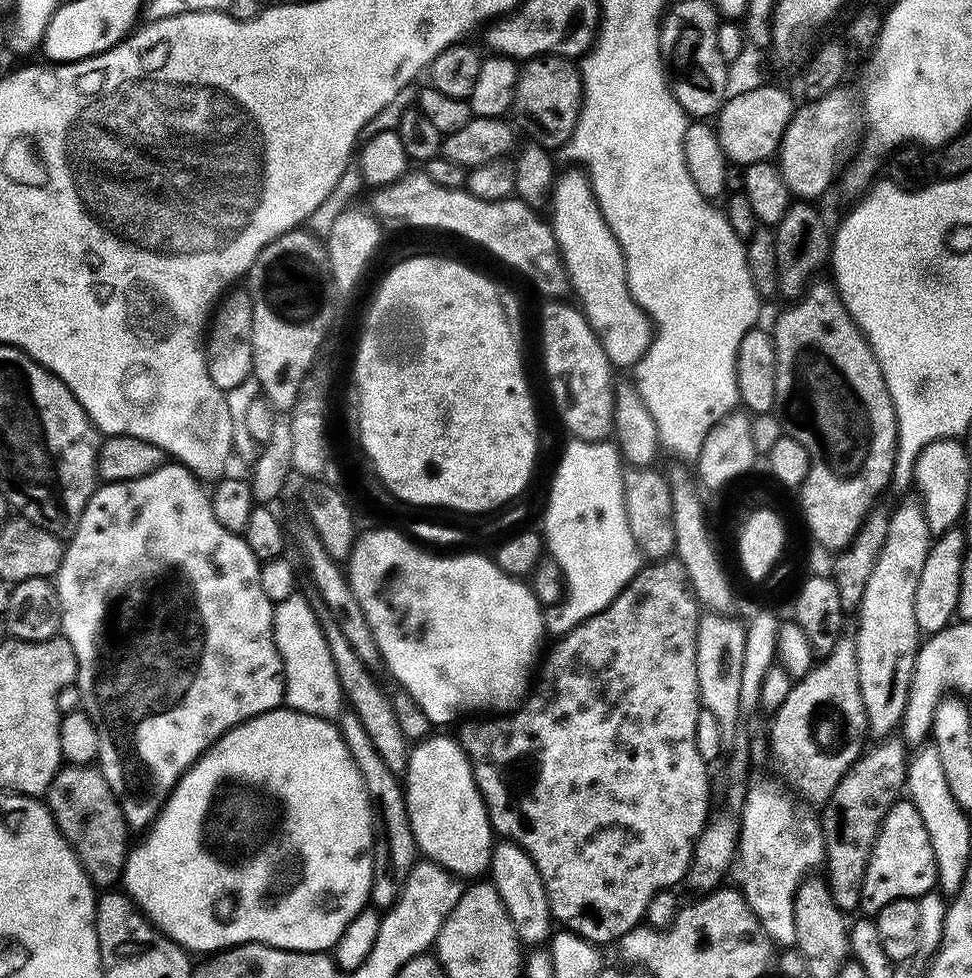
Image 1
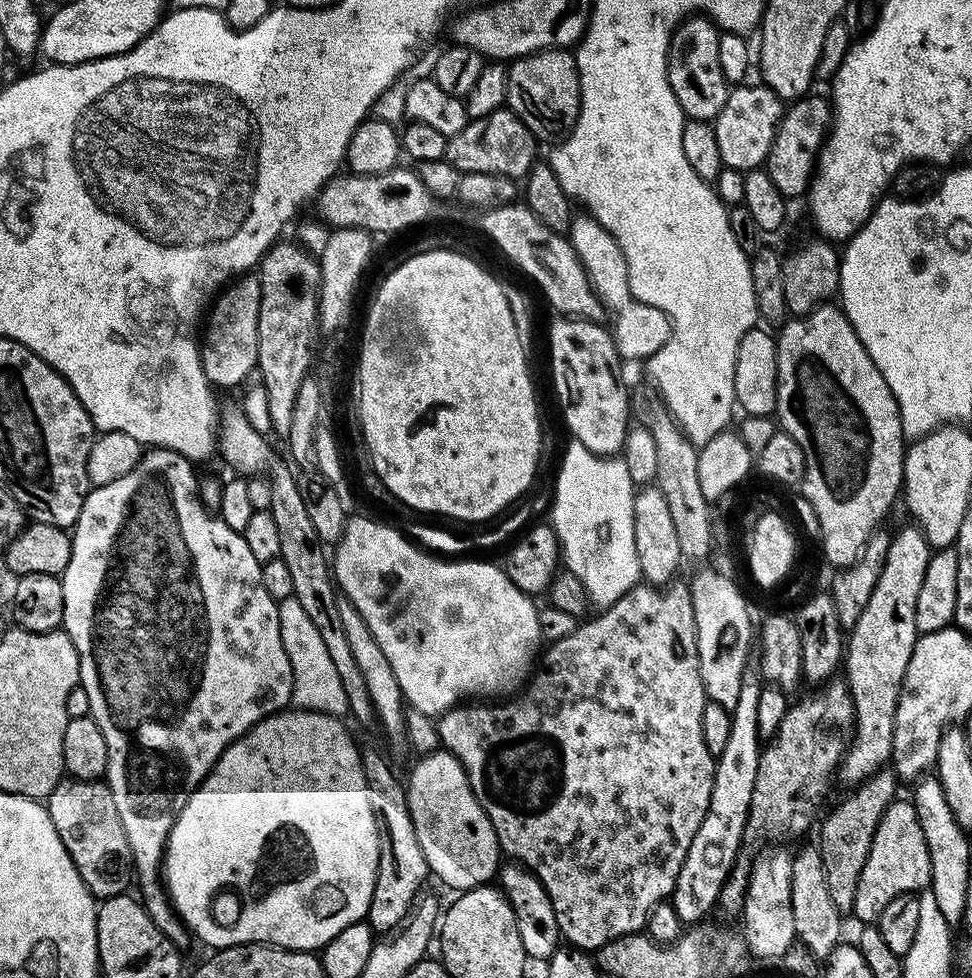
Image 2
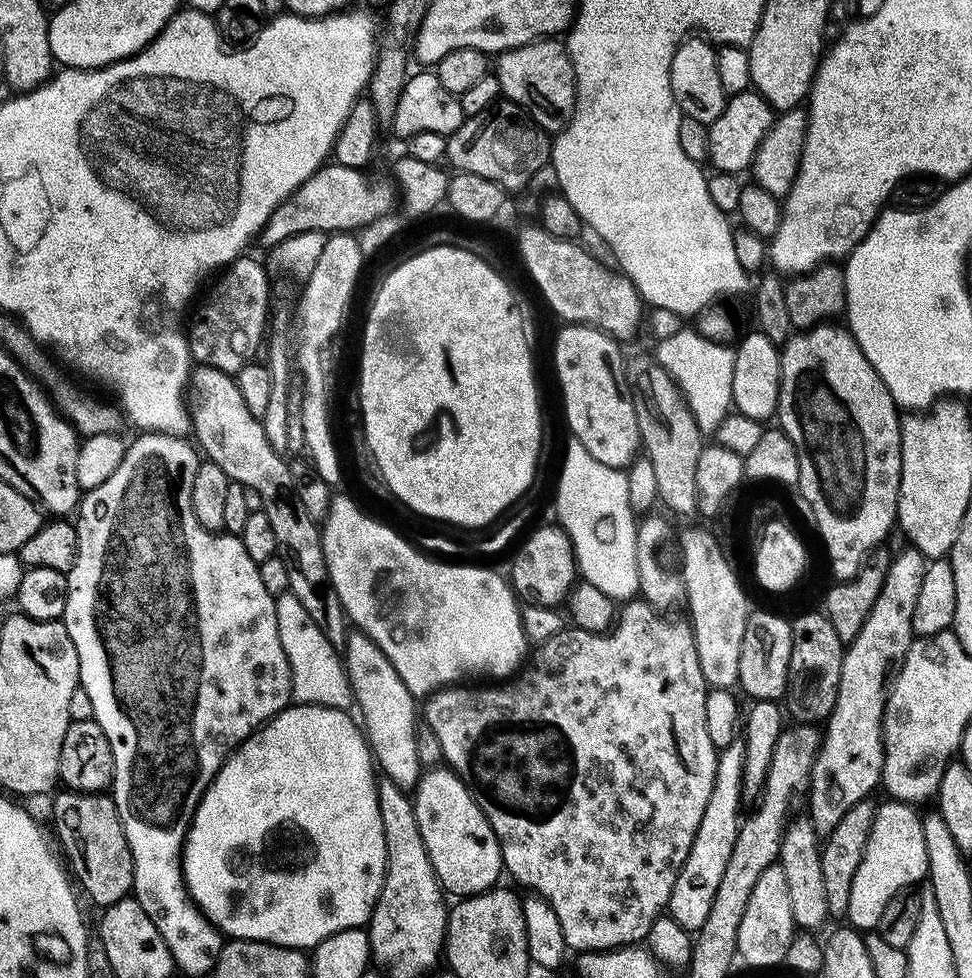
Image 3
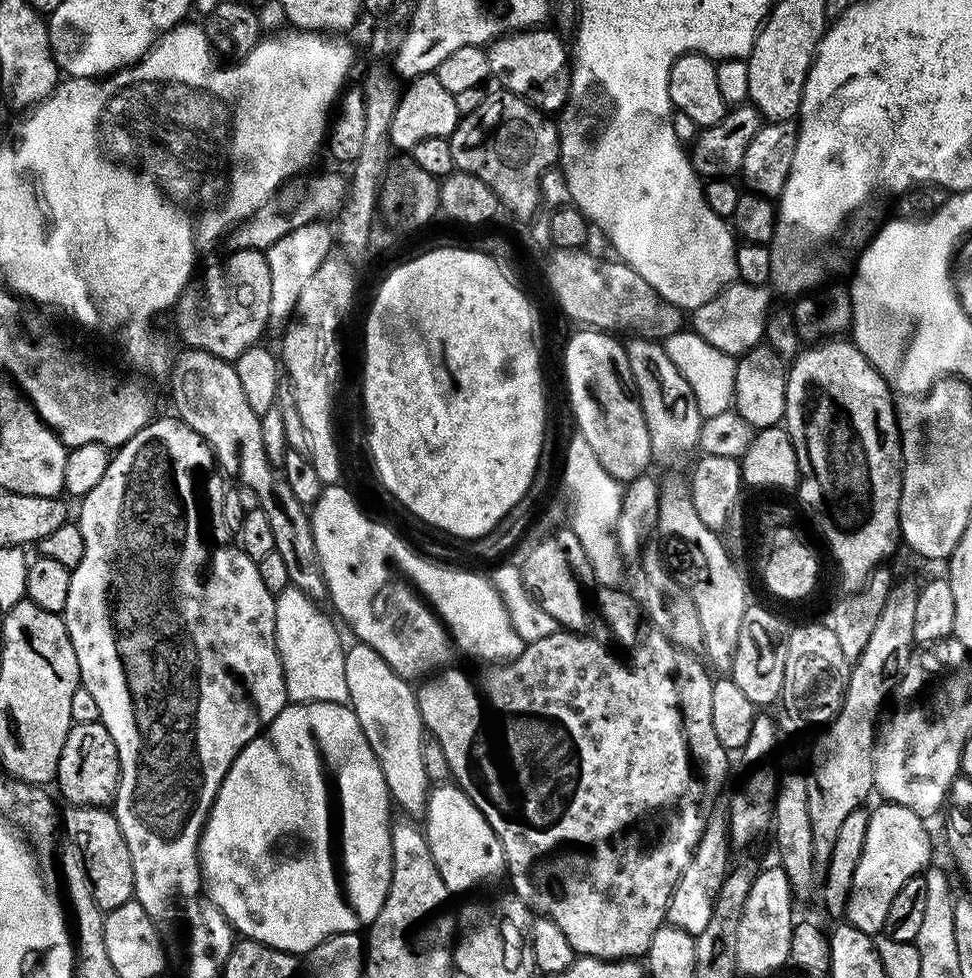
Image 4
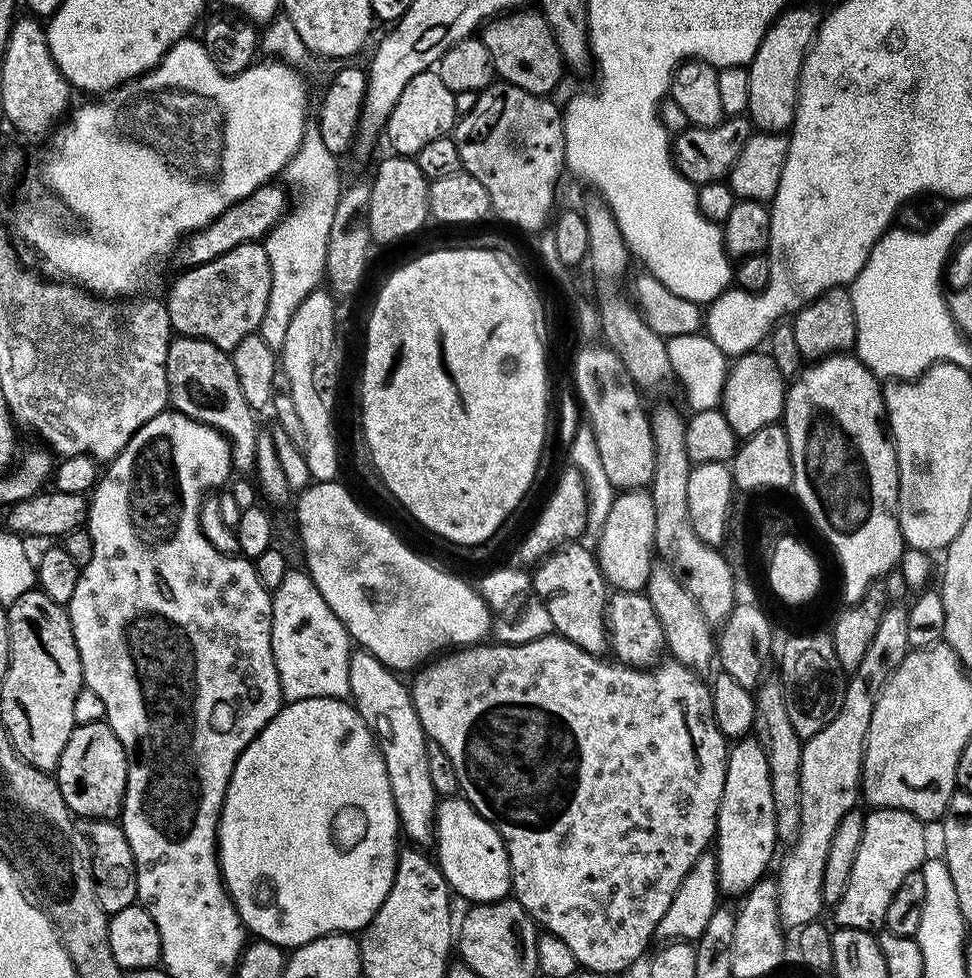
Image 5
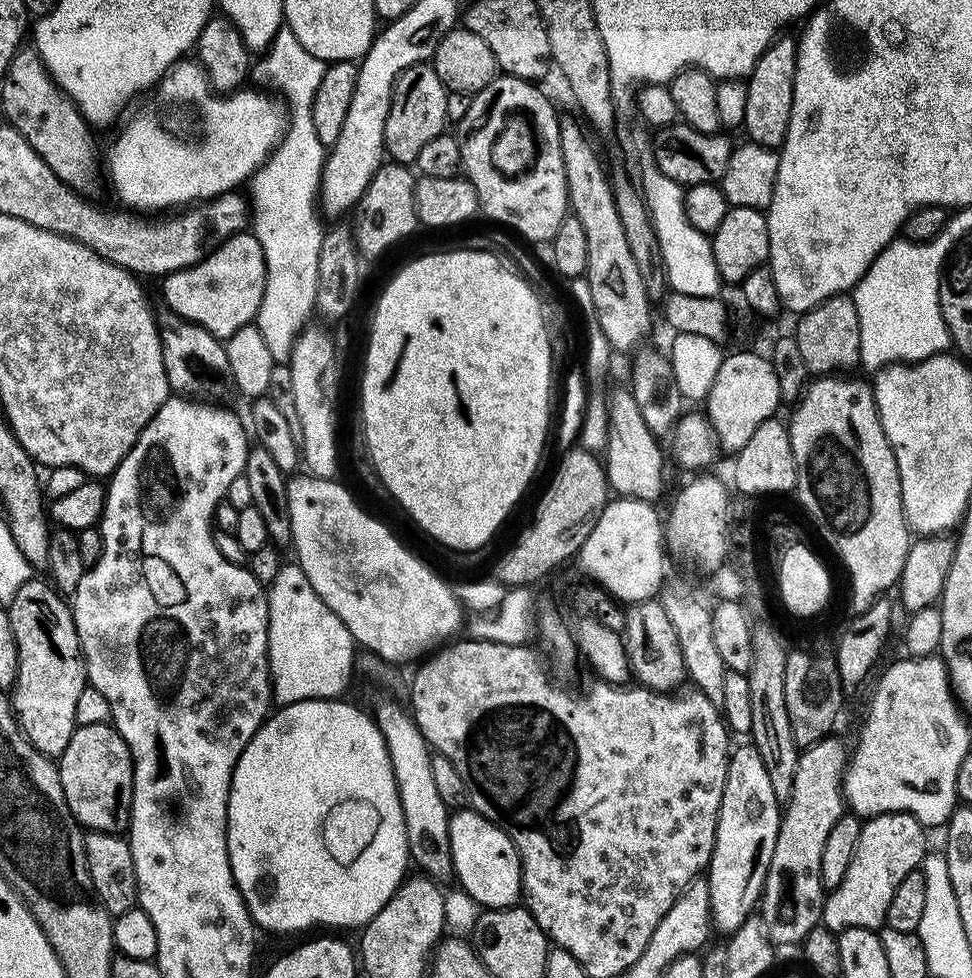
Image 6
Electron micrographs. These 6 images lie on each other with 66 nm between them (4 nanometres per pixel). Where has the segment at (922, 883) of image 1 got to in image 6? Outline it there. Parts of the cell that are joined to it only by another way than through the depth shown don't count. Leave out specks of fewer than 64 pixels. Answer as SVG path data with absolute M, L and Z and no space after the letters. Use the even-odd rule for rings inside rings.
M909 812L882 813L865 819L846 878L825 895L824 925L837 934L848 928L879 929L884 924L890 898L894 898L894 890L898 890L898 882L923 865L930 848L924 834L926 828Z

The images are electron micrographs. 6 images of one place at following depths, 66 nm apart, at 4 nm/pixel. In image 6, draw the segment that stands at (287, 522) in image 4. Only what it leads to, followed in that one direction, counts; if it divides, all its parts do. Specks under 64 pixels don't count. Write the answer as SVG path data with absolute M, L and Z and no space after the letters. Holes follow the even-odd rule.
M169 310L159 313L160 341L162 342L162 366L166 366L166 378L169 389L175 395L185 398L220 398L224 392L224 383L229 383L228 363L224 341L210 330L189 320L183 320Z

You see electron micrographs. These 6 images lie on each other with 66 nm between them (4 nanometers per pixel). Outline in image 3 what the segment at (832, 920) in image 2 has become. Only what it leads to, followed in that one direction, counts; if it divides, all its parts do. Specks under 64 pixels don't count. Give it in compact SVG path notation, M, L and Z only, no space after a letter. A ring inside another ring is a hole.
M801 814L789 819L788 828L784 831L780 859L782 874L786 874L786 886L790 893L790 914L794 918L796 928L800 930L820 930L830 920L826 906L826 889L822 879L822 858L820 849L822 838L814 830L811 819Z

